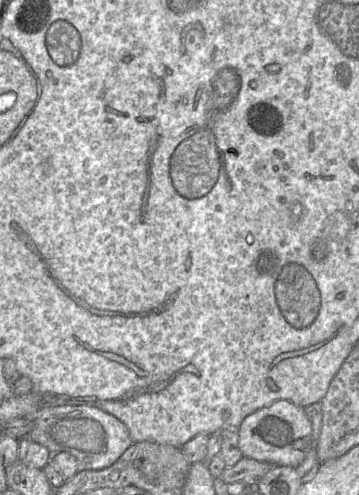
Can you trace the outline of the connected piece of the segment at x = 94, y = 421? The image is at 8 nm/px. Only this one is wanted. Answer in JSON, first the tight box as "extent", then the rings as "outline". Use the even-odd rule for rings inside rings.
{"extent":[24,404,133,472],"outline":[[[85,404],[43,406],[29,418],[33,426],[24,437],[46,447],[53,454],[69,453],[76,459],[78,472],[101,470],[111,466],[133,443],[122,421],[94,406]]]}

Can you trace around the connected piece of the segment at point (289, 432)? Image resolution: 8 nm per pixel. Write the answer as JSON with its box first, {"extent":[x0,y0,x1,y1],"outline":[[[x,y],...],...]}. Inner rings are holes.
{"extent":[238,400,312,468],"outline":[[[277,400],[247,415],[238,428],[239,448],[243,457],[268,462],[275,466],[296,468],[312,445],[312,425],[303,407],[290,401]]]}

